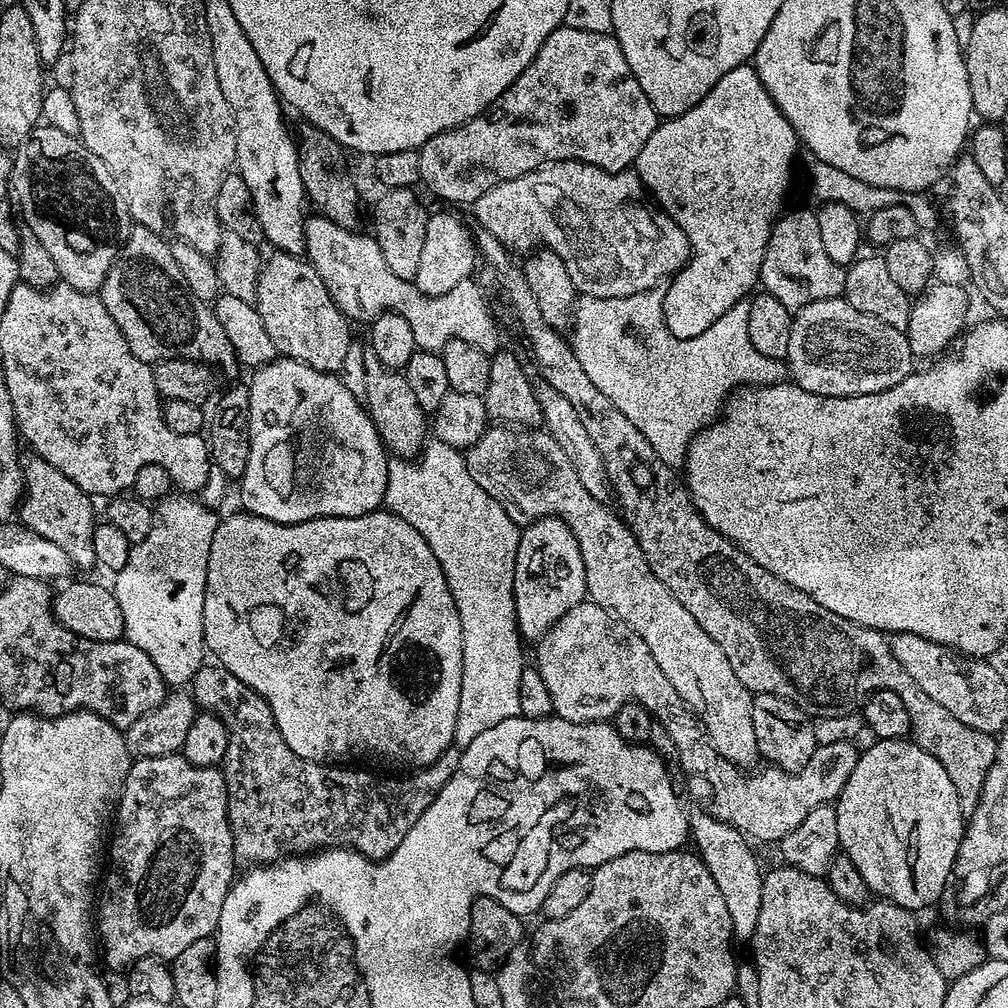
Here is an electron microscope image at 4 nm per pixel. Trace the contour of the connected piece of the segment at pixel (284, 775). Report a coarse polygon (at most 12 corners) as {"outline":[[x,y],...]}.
{"outline":[[215,662],[190,682],[228,731],[236,859],[384,860],[458,770],[405,780],[298,758]]}

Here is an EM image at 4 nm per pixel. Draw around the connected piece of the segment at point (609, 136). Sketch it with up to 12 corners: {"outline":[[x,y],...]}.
{"outline":[[561,26],[418,149],[471,206],[550,162],[635,165],[657,123],[615,36]]}

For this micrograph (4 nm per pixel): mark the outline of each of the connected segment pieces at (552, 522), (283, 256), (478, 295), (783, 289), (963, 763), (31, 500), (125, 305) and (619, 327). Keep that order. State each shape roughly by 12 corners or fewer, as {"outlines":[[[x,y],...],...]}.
{"outlines":[[[559,516],[520,533],[516,627],[539,641],[587,597],[582,550]],[[307,259],[263,261],[255,306],[281,357],[339,373],[350,321]],[[457,279],[428,312],[407,313],[417,349],[465,340],[501,347],[496,320],[474,281]],[[811,208],[772,226],[760,284],[795,314],[844,295]],[[902,665],[880,668],[910,714],[911,739],[942,762],[965,818],[980,801],[997,737],[958,722]],[[50,462],[26,464],[19,523],[77,569],[94,564],[93,497]],[[129,228],[98,293],[139,360],[228,372],[211,303],[189,292],[171,243]],[[664,288],[581,295],[590,382],[669,466],[733,392],[778,384],[739,300],[672,336]]]}

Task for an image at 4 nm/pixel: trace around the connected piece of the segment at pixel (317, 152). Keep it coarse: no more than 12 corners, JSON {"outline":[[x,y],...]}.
{"outline":[[318,128],[299,141],[304,195],[355,229],[360,196],[345,149]]}

